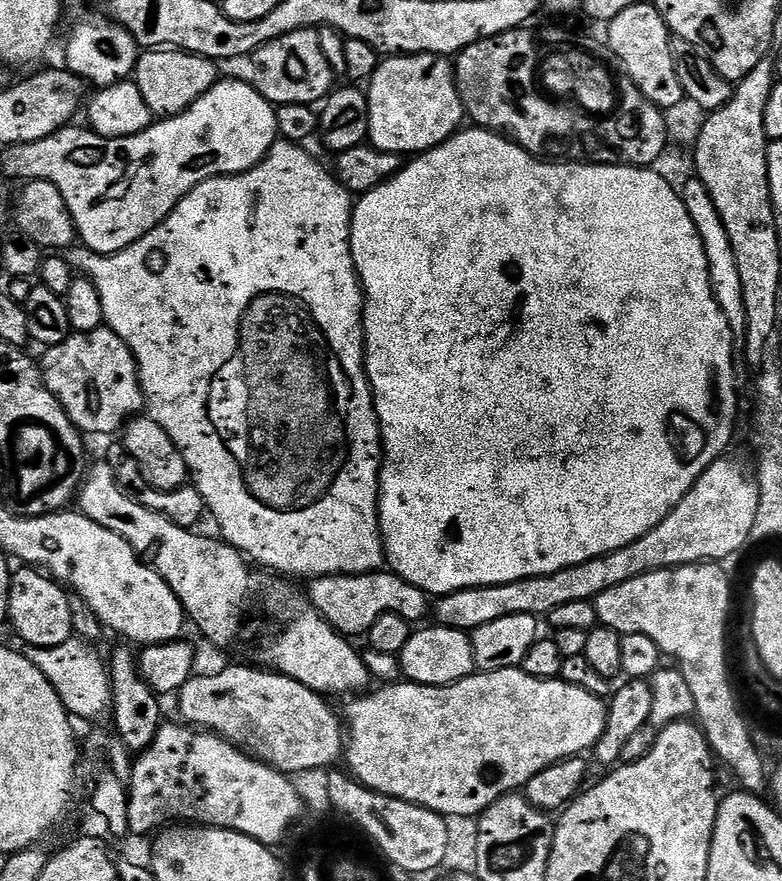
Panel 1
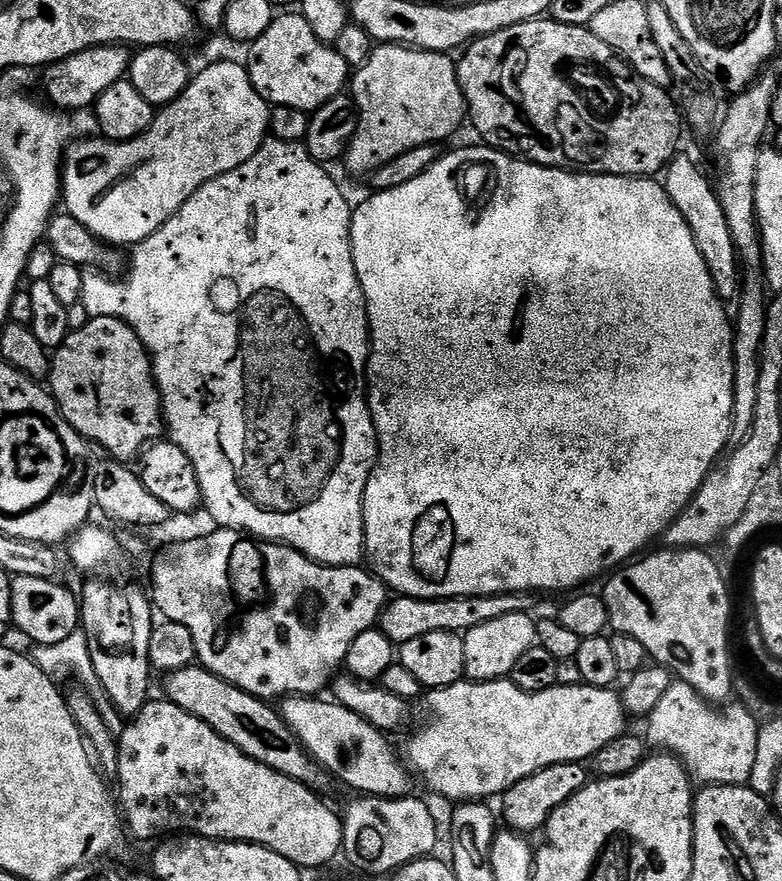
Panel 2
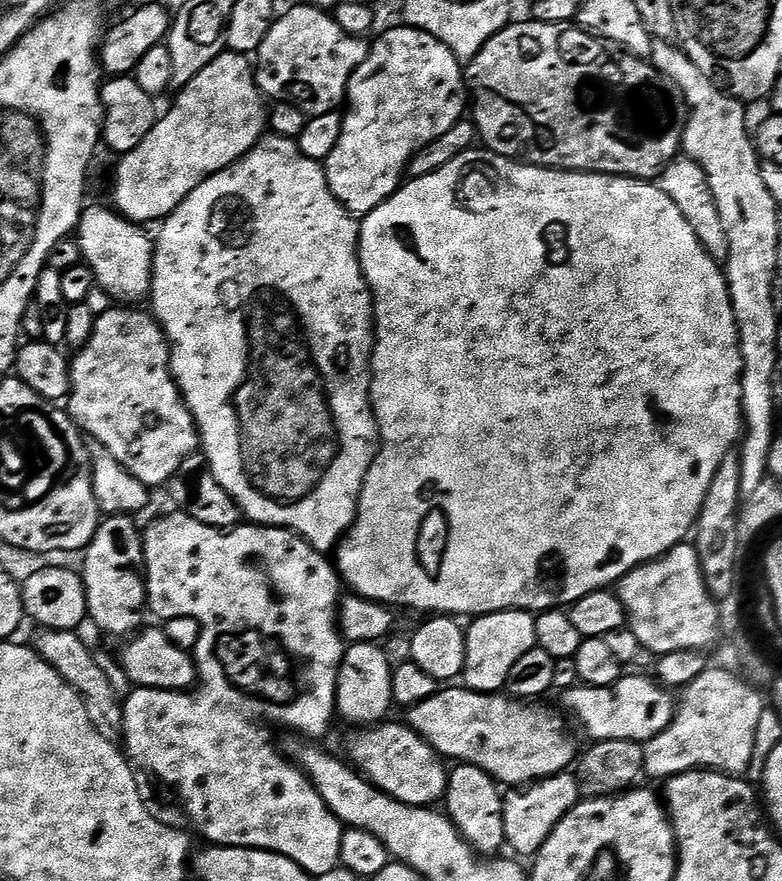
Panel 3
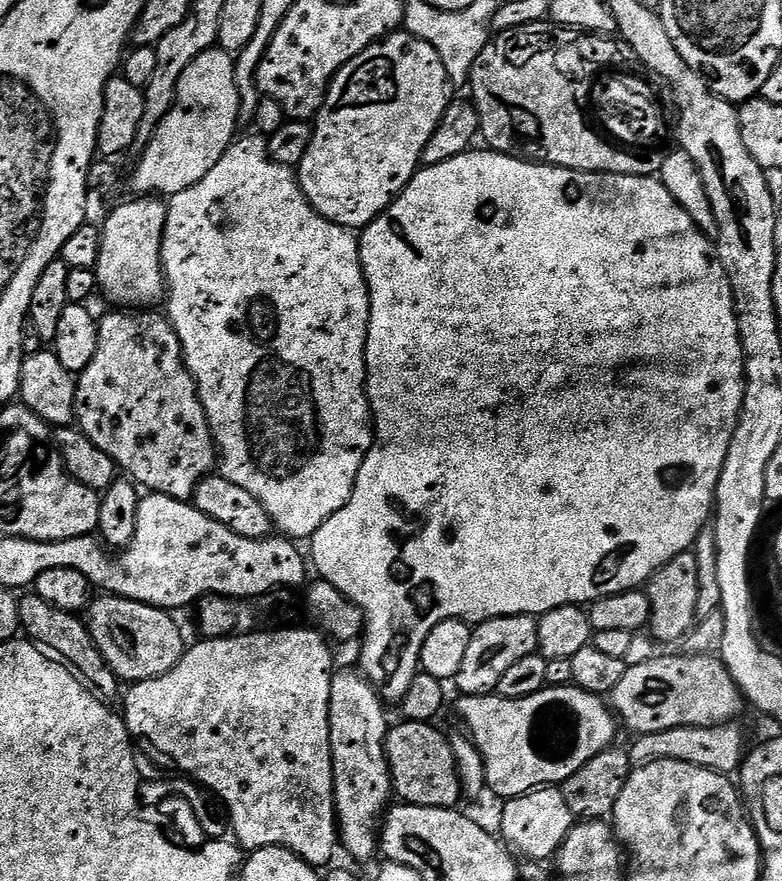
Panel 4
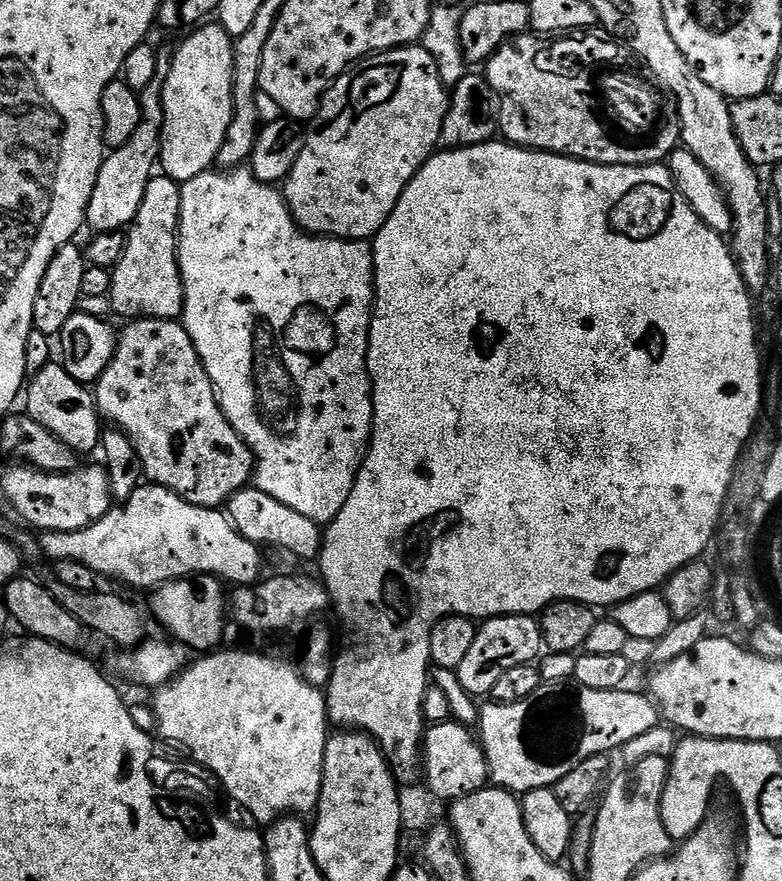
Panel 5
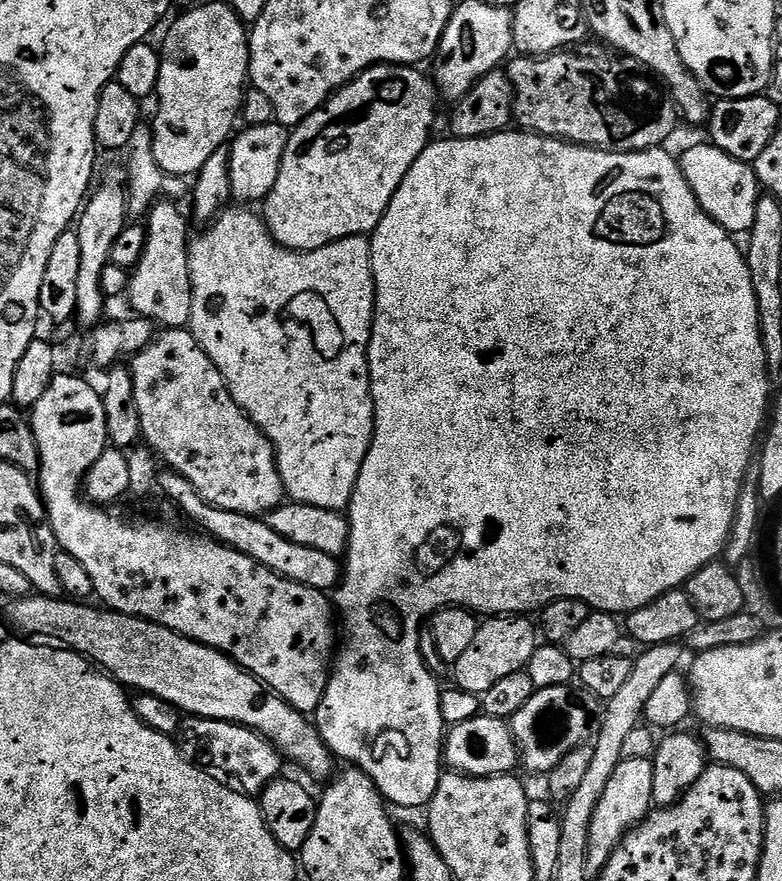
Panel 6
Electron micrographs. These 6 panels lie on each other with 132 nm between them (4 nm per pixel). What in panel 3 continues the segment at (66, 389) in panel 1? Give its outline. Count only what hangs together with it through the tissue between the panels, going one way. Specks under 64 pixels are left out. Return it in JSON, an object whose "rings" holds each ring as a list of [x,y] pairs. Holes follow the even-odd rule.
{"rings":[[[112,306],[108,311],[99,313],[95,317],[95,324],[93,326],[92,336],[84,346],[79,349],[70,360],[70,371],[72,374],[72,391],[68,393],[66,397],[67,415],[71,416],[73,422],[76,423],[77,428],[85,437],[91,438],[95,443],[101,444],[105,450],[109,452],[111,456],[126,471],[130,474],[134,474],[134,478],[138,478],[138,482],[147,484],[149,489],[156,490],[156,487],[167,485],[168,479],[176,473],[178,466],[182,464],[187,456],[193,455],[198,448],[198,433],[196,430],[196,423],[192,417],[192,411],[190,411],[184,404],[184,398],[180,395],[180,388],[177,386],[175,380],[172,379],[172,350],[165,337],[164,330],[156,320],[156,317],[152,315],[151,311],[144,310],[136,306]]]}

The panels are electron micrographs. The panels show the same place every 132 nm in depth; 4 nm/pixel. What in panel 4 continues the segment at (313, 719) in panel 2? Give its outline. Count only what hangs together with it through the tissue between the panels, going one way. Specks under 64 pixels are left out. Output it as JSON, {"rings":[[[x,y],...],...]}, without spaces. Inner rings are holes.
{"rings":[[[404,720],[393,723],[388,729],[386,747],[388,769],[392,771],[392,787],[403,803],[418,807],[440,807],[455,809],[462,800],[460,775],[447,735],[439,732],[435,723]]]}

